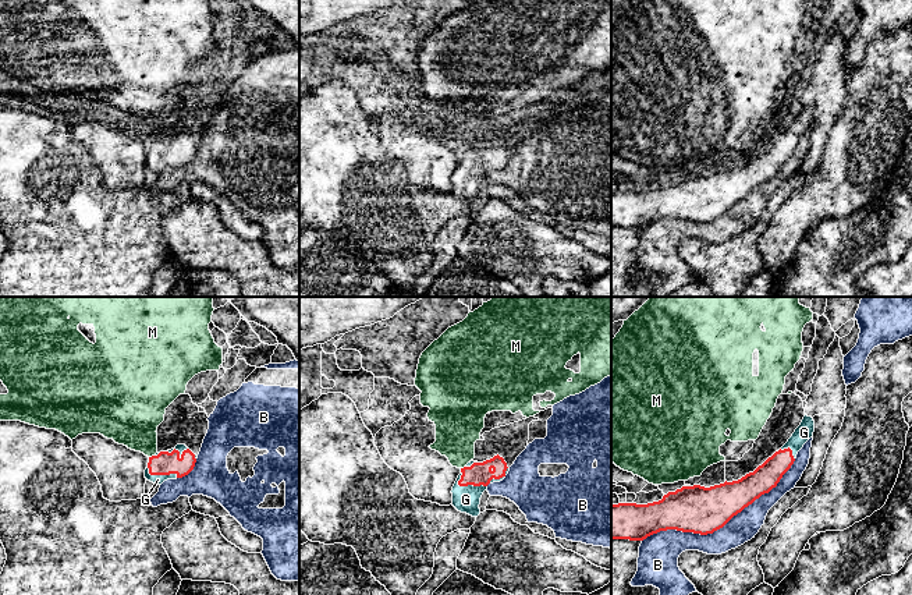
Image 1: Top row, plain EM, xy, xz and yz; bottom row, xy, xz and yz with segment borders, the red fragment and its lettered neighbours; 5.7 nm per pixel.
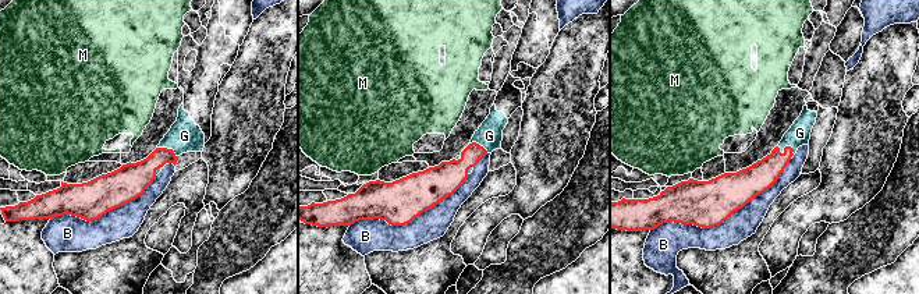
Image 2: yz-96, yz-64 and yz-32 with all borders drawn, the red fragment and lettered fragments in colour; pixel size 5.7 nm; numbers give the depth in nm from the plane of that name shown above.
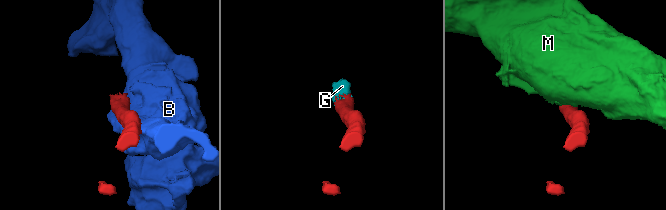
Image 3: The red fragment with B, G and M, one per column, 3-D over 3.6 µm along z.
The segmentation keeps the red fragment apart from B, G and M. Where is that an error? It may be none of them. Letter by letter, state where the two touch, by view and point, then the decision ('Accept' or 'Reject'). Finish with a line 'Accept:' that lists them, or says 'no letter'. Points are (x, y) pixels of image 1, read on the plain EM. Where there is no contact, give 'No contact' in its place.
B: Touches red at yz (721, 215). Reject
G: Touches red at xz (471, 172). Accept
M: Touches red at xy (152, 144). Reject
Accept: G

